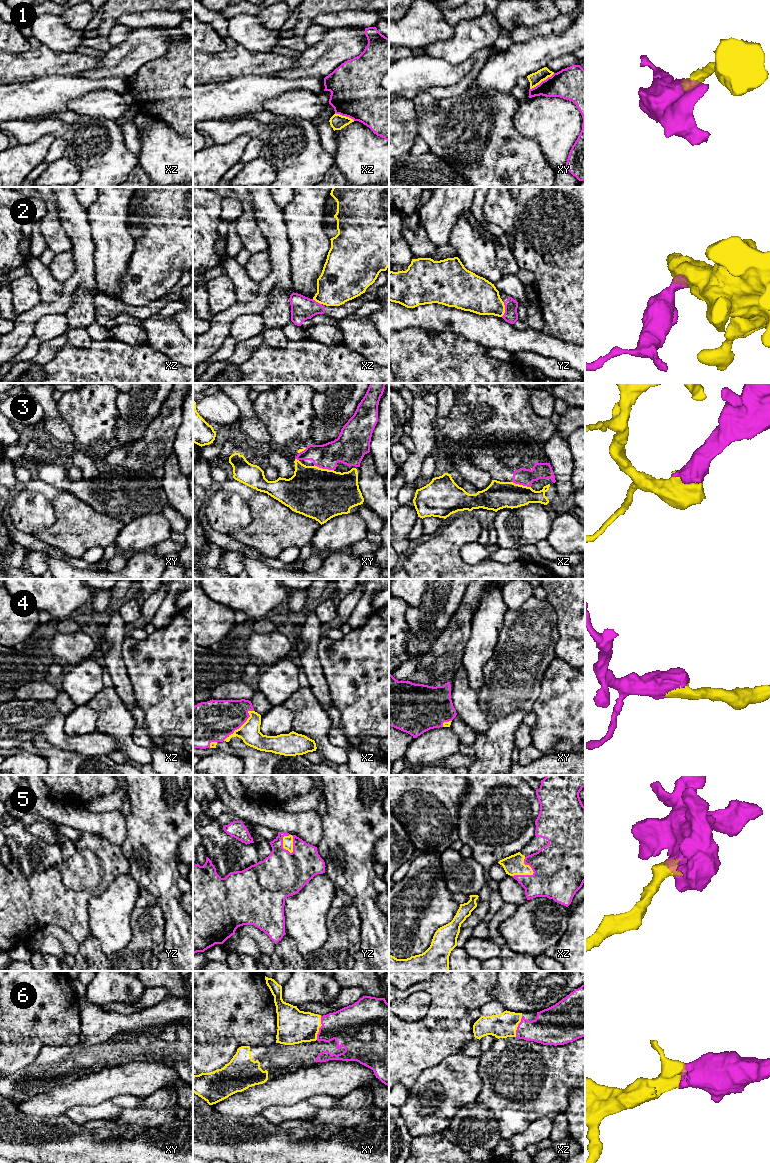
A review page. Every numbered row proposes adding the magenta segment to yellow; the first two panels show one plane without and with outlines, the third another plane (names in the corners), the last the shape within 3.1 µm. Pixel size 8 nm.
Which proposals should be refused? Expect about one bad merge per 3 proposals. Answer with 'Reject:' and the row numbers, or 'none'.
Reject: 1, 2, 3

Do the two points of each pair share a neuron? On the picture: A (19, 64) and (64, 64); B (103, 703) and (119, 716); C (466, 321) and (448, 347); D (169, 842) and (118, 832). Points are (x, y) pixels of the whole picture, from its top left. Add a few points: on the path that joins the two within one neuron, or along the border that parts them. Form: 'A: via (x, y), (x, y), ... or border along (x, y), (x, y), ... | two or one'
A: via (30, 64), (53, 64) | one
B: via (107, 706), (115, 714) | one
C: border along (439, 331), (455, 332), (479, 344) | two
D: border along (126, 818), (126, 836), (120, 846) | two

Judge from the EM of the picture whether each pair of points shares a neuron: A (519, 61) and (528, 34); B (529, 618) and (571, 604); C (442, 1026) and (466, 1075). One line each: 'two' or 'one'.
A: two
B: two
C: two

